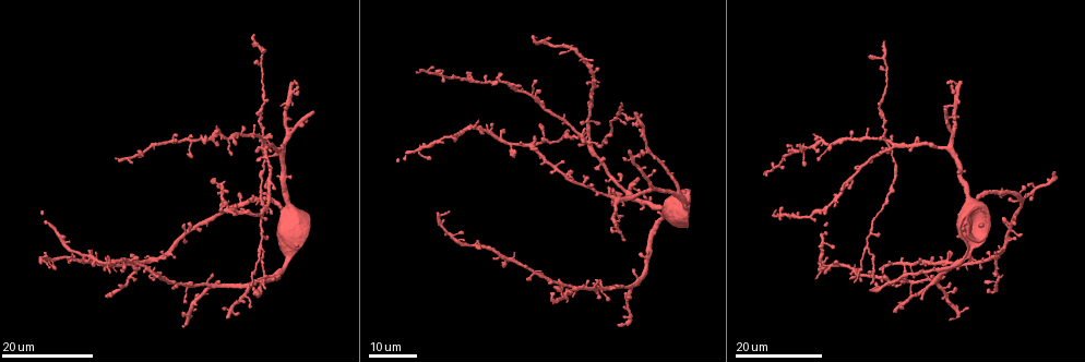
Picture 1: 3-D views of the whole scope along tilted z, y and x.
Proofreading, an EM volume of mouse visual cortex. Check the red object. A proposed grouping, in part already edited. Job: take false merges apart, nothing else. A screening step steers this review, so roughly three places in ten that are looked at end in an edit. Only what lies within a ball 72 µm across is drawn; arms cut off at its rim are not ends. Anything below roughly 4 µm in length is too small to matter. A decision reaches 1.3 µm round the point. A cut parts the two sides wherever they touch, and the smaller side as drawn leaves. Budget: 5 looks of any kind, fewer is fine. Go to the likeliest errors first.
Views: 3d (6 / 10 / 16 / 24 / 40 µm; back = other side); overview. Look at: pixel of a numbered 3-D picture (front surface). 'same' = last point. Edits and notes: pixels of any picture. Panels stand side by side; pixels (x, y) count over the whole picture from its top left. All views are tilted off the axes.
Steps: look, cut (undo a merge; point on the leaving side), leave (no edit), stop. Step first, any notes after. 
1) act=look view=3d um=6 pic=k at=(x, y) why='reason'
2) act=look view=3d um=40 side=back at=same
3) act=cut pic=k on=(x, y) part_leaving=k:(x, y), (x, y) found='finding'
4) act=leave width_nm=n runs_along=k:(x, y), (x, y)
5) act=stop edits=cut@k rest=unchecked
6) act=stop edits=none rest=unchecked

act=look view=3d um=16 pic=1 at=(530, 96)

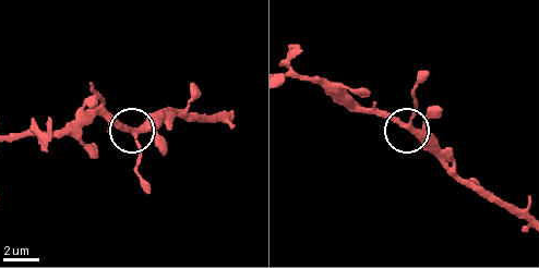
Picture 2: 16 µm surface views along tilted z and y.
act=look view=3d um=10 pic=2 at=(408, 125)

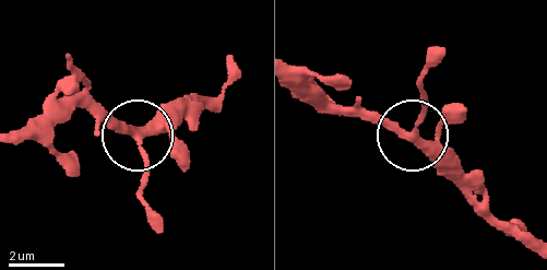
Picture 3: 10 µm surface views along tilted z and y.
act=leave width_nm=230 found='all the same neuron'

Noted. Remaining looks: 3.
act=look view=3d um=24 pic=1 at=(869, 245)

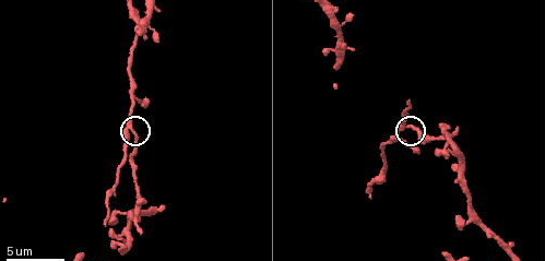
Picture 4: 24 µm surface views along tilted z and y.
act=look view=3d um=10 pic=4 at=(130, 131)

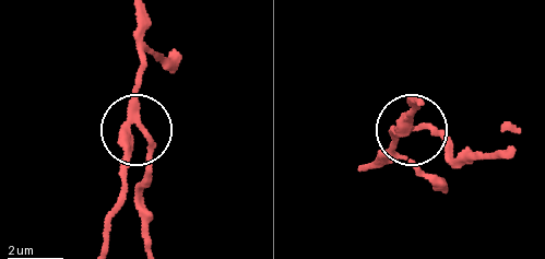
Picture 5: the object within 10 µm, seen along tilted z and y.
act=cut pic=5 on=(122, 150) part_leaving=5:(131, 112), (107, 248) found='a second neuron is stuck on'

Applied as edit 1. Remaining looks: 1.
act=stop edits=cut@5 rest=unchecked

